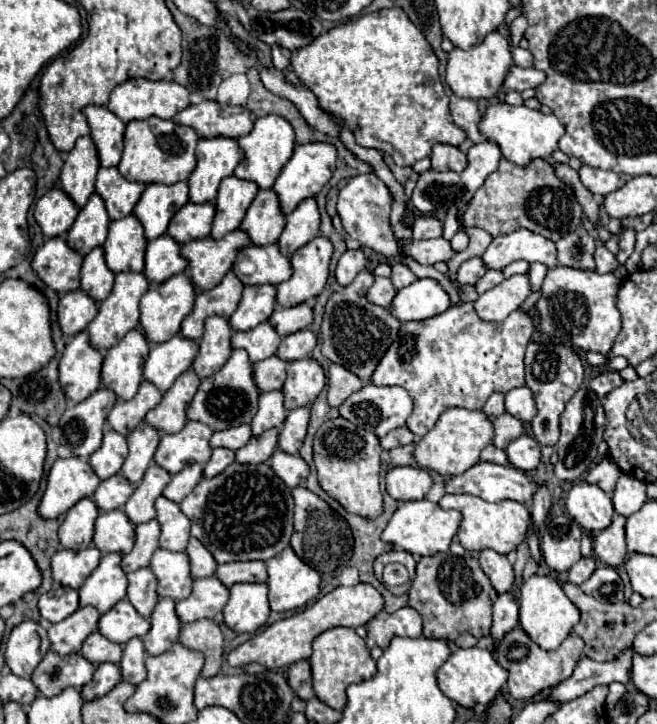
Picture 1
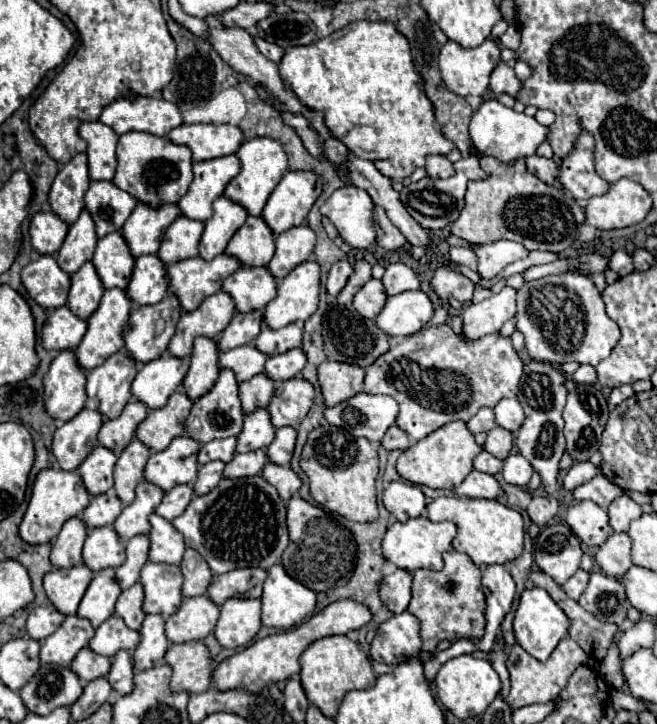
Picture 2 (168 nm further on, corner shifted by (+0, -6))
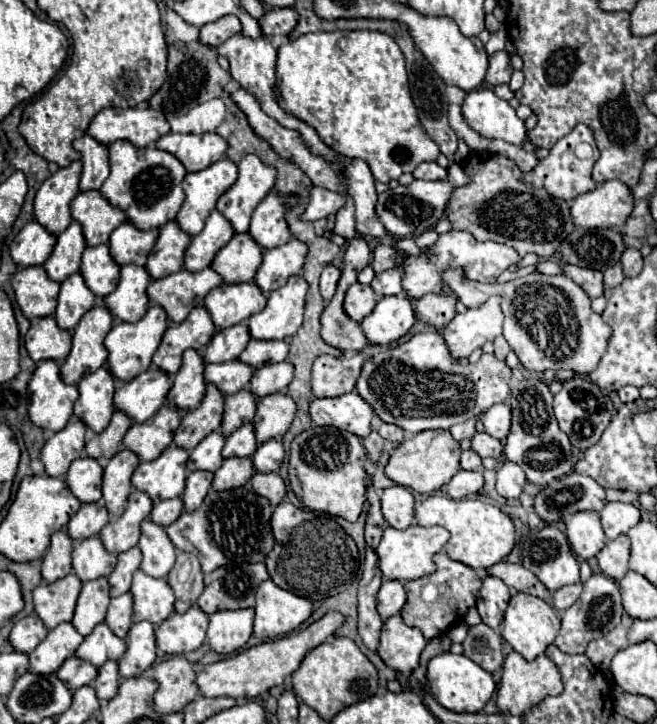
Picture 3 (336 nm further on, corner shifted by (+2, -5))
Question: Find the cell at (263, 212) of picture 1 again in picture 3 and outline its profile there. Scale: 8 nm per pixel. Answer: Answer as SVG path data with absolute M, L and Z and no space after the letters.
M236 233L228 245L224 245L212 267L222 275L224 283L252 281L262 263L262 247L252 239L250 233Z

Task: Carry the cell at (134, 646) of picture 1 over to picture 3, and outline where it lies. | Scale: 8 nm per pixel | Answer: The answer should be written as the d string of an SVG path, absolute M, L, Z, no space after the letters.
M106 661L98 669L98 677L94 679L92 687L96 689L96 695L100 699L112 699L118 693L120 685L120 673L118 673L118 663L116 661Z

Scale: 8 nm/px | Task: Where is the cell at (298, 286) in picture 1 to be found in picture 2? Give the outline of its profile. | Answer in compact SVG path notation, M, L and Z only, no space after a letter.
M308 260L296 266L278 282L278 294L264 308L264 324L268 328L284 328L284 324L306 322L318 308L320 266Z

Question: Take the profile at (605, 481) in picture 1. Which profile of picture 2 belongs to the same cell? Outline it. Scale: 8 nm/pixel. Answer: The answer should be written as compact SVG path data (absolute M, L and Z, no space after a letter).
M598 474L598 476L594 476L592 480L588 480L586 484L582 484L582 486L578 486L578 488L572 490L572 498L574 498L576 502L592 500L592 502L600 504L602 508L608 508L610 502L612 502L614 498L618 498L620 494L622 494L622 490L620 490L616 484L608 482L604 474Z

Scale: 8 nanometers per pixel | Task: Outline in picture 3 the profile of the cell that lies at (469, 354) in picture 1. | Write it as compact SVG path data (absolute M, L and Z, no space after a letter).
M428 329L424 333L416 333L408 343L376 353L372 359L364 363L364 371L358 377L358 393L374 407L376 415L384 423L394 423L408 433L420 433L426 429L450 429L456 423L462 423L470 417L486 413L492 405L504 403L510 395L508 381L512 377L512 369L506 359L498 359L494 353L482 353L476 363L458 363L450 355L450 349L438 329Z

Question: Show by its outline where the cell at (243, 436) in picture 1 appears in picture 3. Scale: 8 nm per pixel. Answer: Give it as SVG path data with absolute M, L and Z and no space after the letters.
M216 431L210 433L204 441L200 441L192 451L190 451L190 459L188 459L188 471L196 471L196 469L204 469L204 471L216 471L224 457L222 457L222 449L224 449L226 437Z

